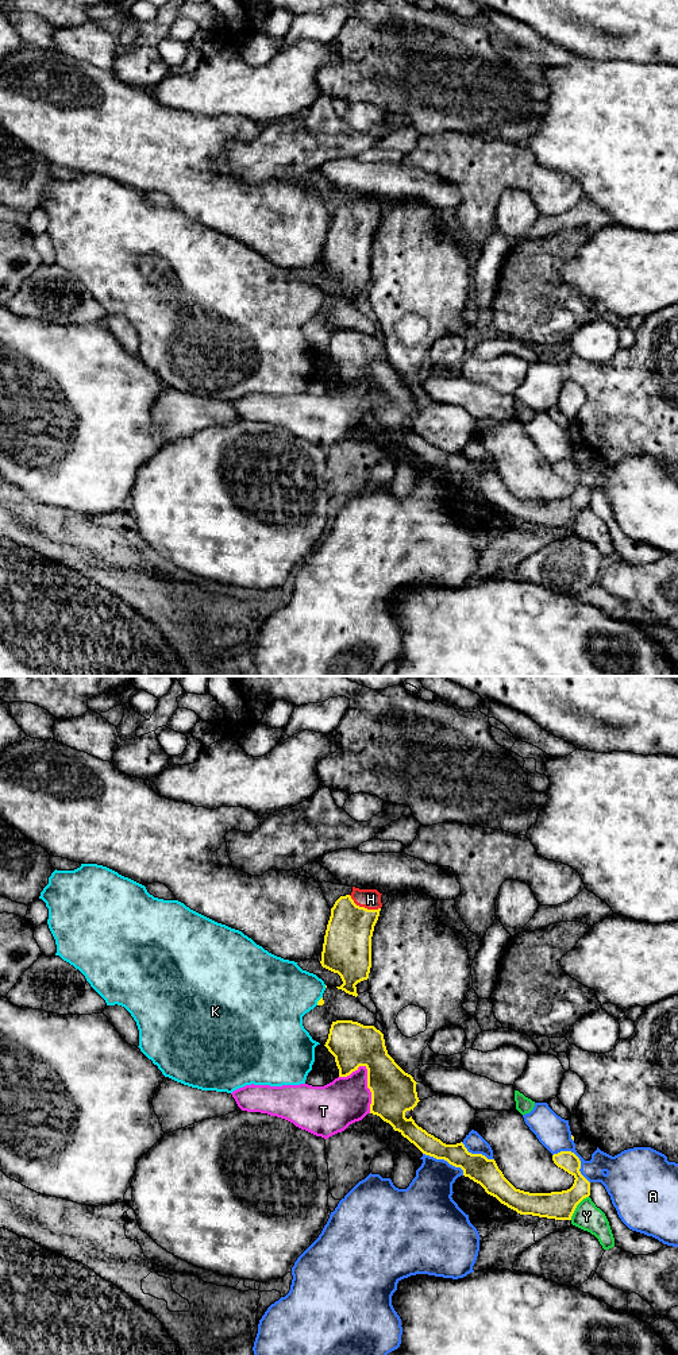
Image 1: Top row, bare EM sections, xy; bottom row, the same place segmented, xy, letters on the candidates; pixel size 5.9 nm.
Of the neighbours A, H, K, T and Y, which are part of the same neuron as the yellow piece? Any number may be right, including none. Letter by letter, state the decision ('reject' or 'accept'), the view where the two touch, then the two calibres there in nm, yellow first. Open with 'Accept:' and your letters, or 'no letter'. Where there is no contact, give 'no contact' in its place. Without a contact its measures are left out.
Accept: H
A: reject | xy | 120/200 nm
H: accept | xy | 280/120 nm
K: reject | xy | 40/400 nm
T: reject | xy | 280/280 nm
Y: reject | xy | 170/160 nm

